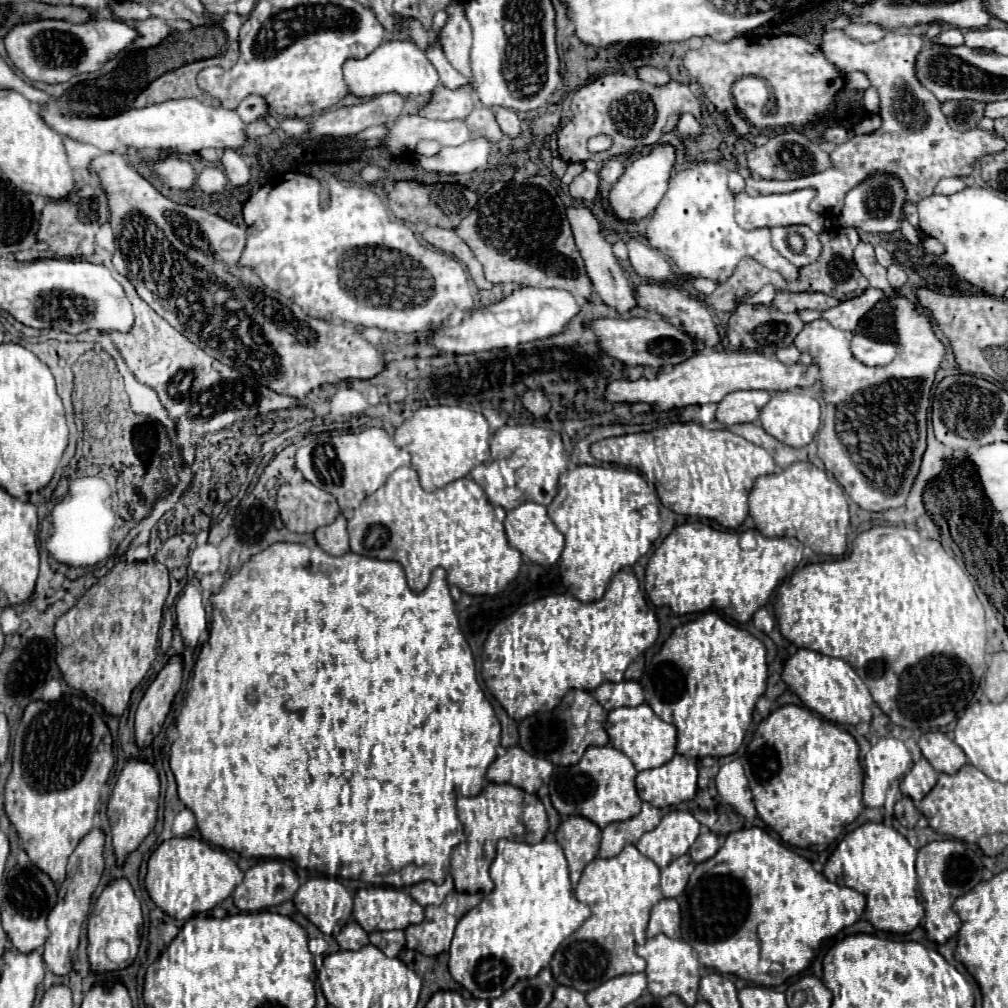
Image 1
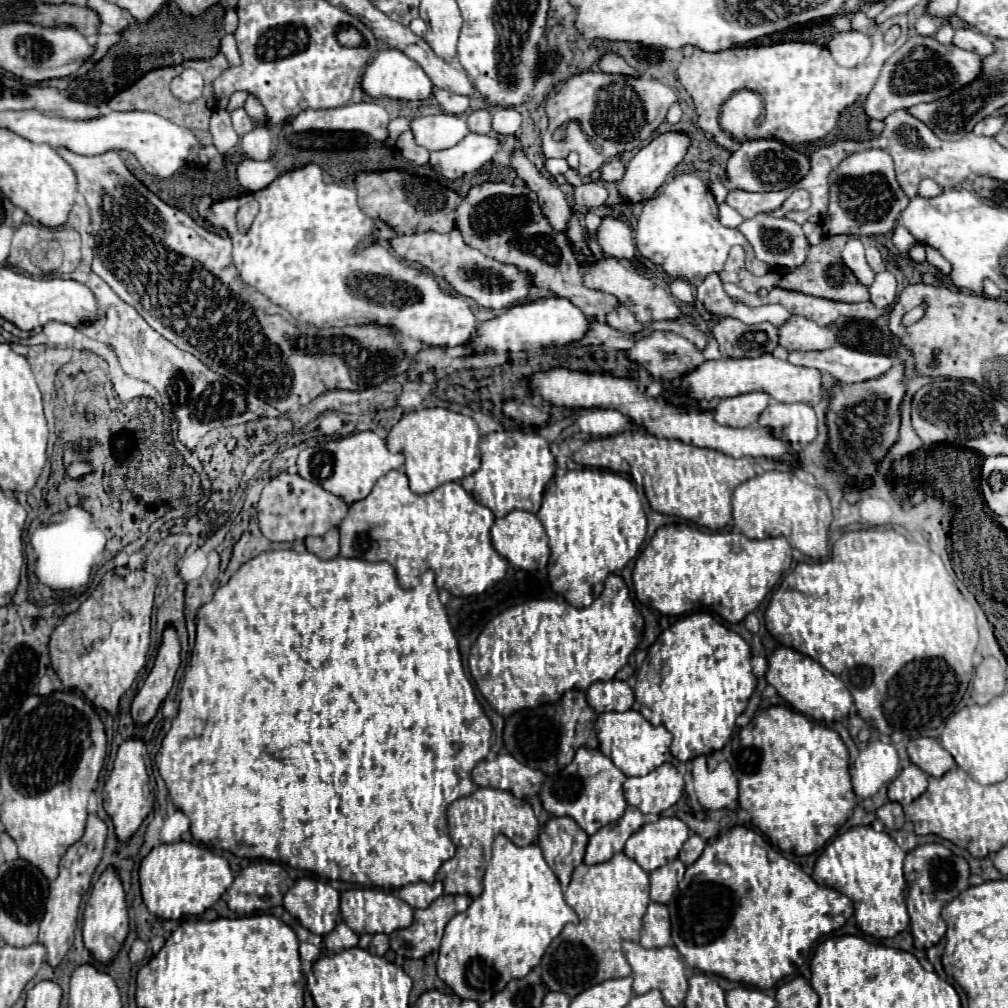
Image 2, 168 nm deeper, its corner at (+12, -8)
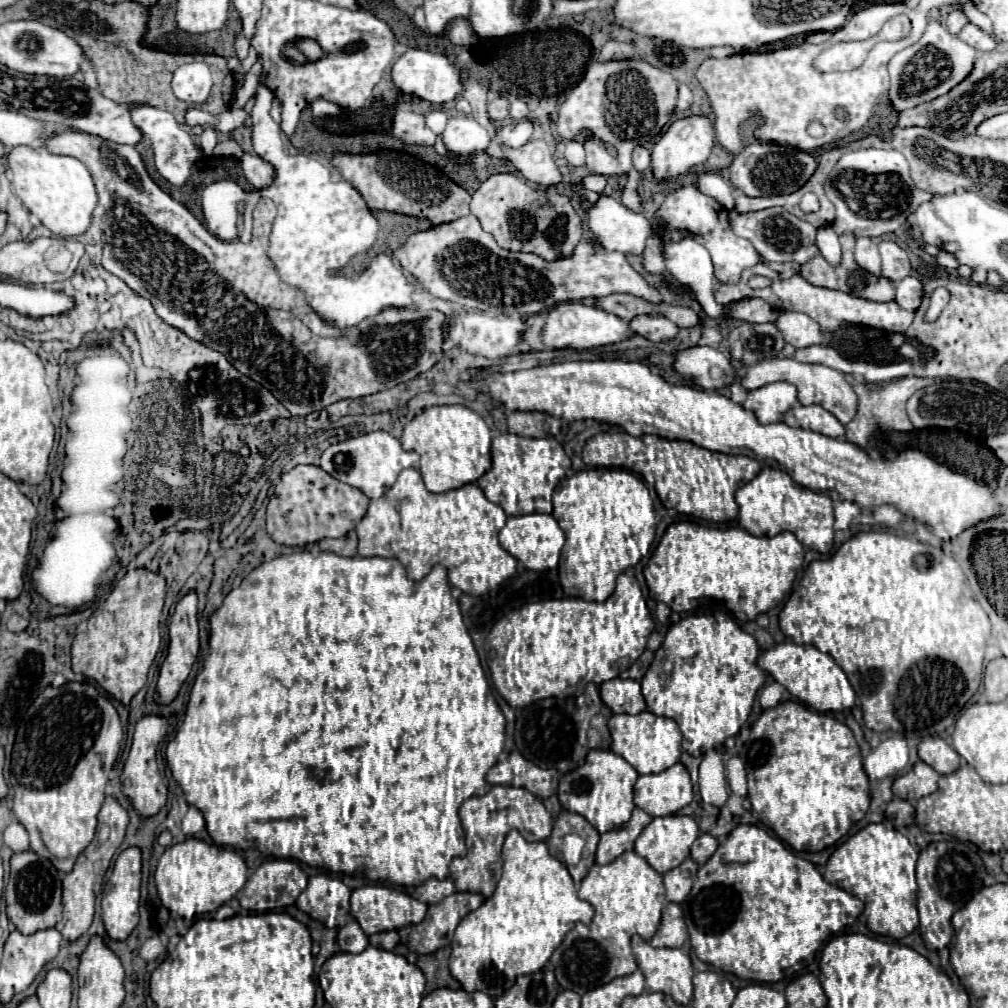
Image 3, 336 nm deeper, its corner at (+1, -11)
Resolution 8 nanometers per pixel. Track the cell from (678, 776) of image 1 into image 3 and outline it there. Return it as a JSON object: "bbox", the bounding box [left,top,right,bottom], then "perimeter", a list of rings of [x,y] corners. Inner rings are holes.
{"bbox":[635,764,693,816],"perimeter":[[[673,764],[665,772],[639,776],[635,784],[635,804],[651,816],[669,816],[693,800],[693,786],[683,764]]]}

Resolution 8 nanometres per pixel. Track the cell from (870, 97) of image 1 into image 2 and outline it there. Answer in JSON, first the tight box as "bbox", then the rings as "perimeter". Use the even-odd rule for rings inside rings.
{"bbox":[864,35,982,119],"perimeter":[[[912,35],[882,67],[880,77],[870,91],[864,111],[872,119],[886,119],[898,109],[908,109],[916,103],[928,103],[950,95],[952,91],[974,81],[982,71],[980,55],[956,45],[942,45],[934,37]]]}

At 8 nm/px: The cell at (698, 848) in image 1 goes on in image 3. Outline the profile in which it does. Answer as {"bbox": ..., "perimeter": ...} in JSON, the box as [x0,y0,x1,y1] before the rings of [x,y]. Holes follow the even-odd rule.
{"bbox":[691,834,717,866],"perimeter":[[[701,834],[697,838],[697,844],[693,844],[691,848],[691,858],[701,866],[713,856],[715,850],[717,850],[717,840],[711,834]]]}

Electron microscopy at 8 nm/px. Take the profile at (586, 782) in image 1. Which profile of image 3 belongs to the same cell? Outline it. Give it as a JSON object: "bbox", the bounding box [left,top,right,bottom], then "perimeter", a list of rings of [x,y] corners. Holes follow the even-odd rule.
{"bbox":[559,750,639,834],"perimeter":[[[589,750],[583,766],[561,776],[559,802],[565,810],[581,814],[593,828],[597,828],[597,832],[603,834],[621,828],[629,820],[635,808],[633,786],[637,778],[639,774],[635,772],[635,768],[611,750]]]}

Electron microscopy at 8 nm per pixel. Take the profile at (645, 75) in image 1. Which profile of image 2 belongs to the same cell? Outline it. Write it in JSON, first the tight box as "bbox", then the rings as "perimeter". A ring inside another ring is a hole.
{"bbox":[598,53,636,75],"perimeter":[[[606,53],[598,59],[598,67],[600,71],[606,73],[620,73],[620,75],[636,75],[636,71],[622,59],[622,55],[618,53]]]}

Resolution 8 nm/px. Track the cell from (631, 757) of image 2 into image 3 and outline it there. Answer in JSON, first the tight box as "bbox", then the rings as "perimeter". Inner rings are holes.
{"bbox":[609,710,681,774],"perimeter":[[[643,710],[641,714],[615,714],[609,720],[609,732],[611,732],[611,750],[625,758],[639,774],[659,774],[679,762],[681,756],[681,730],[677,728],[675,720],[661,718],[651,714],[649,710]]]}

